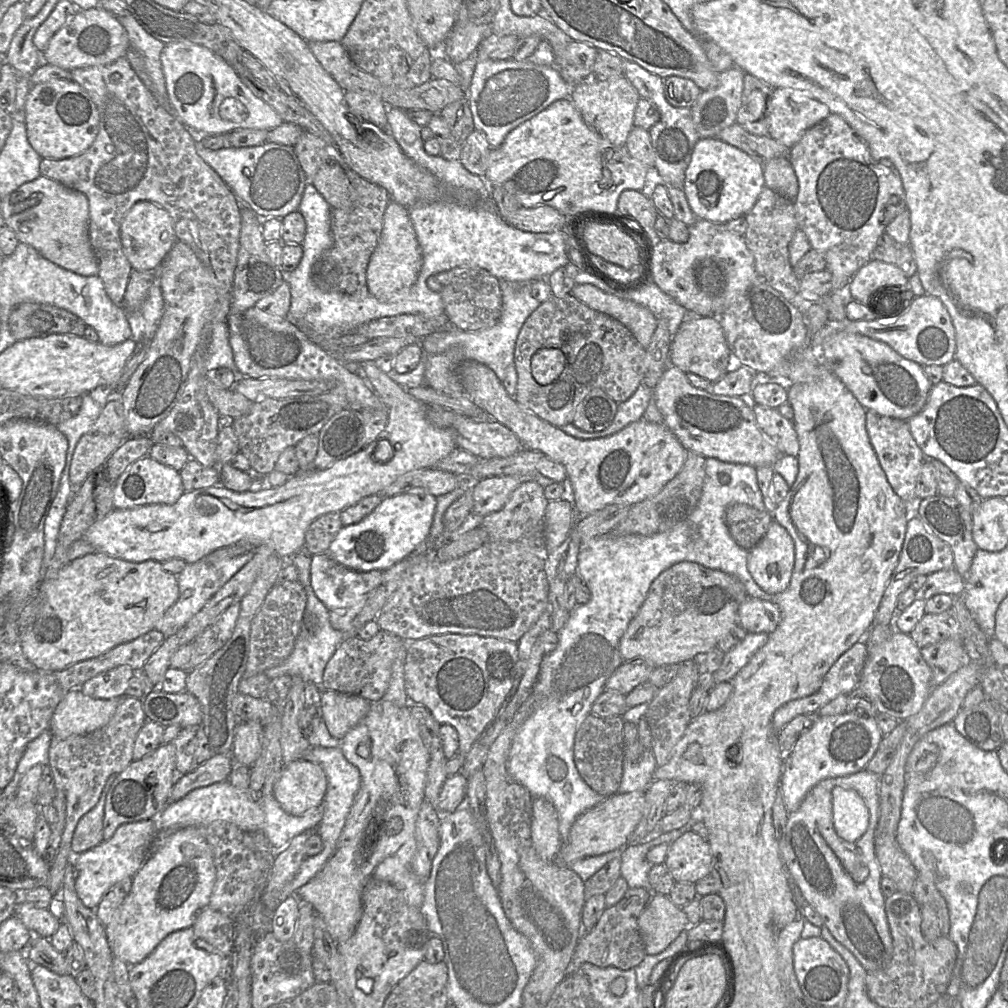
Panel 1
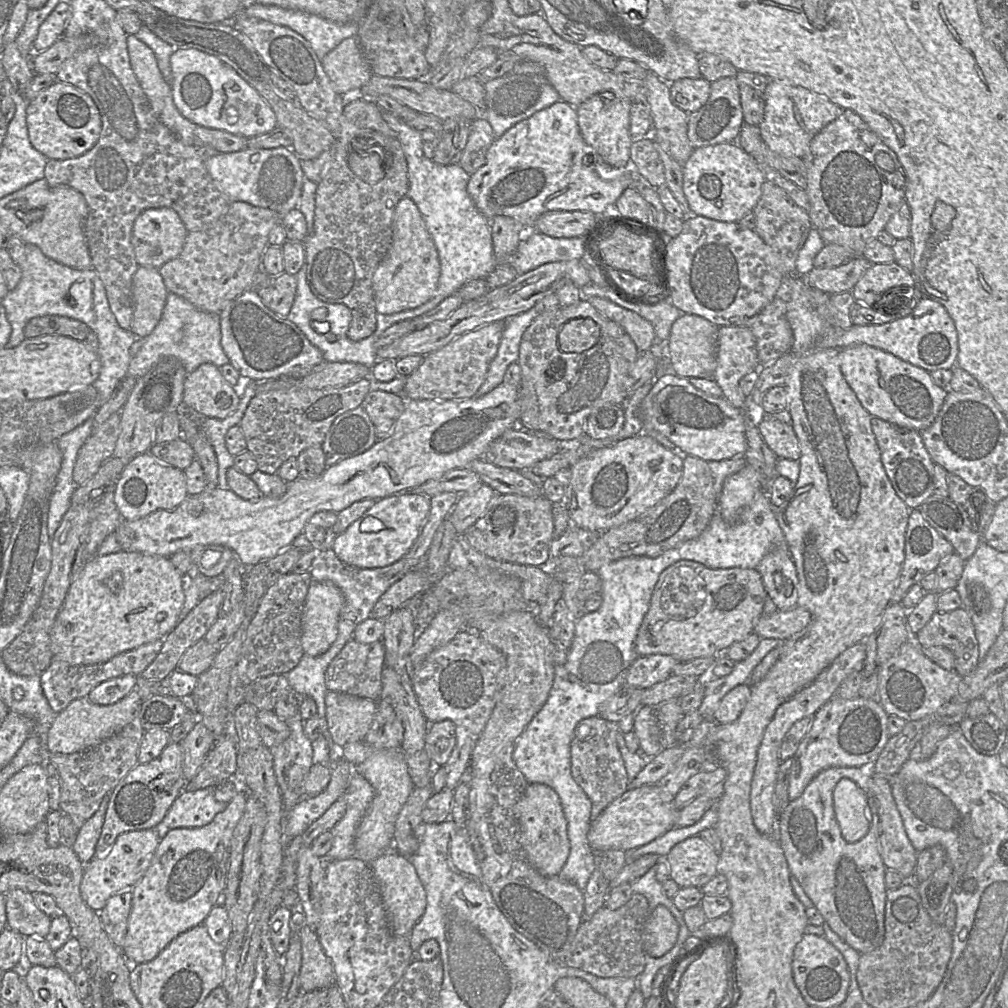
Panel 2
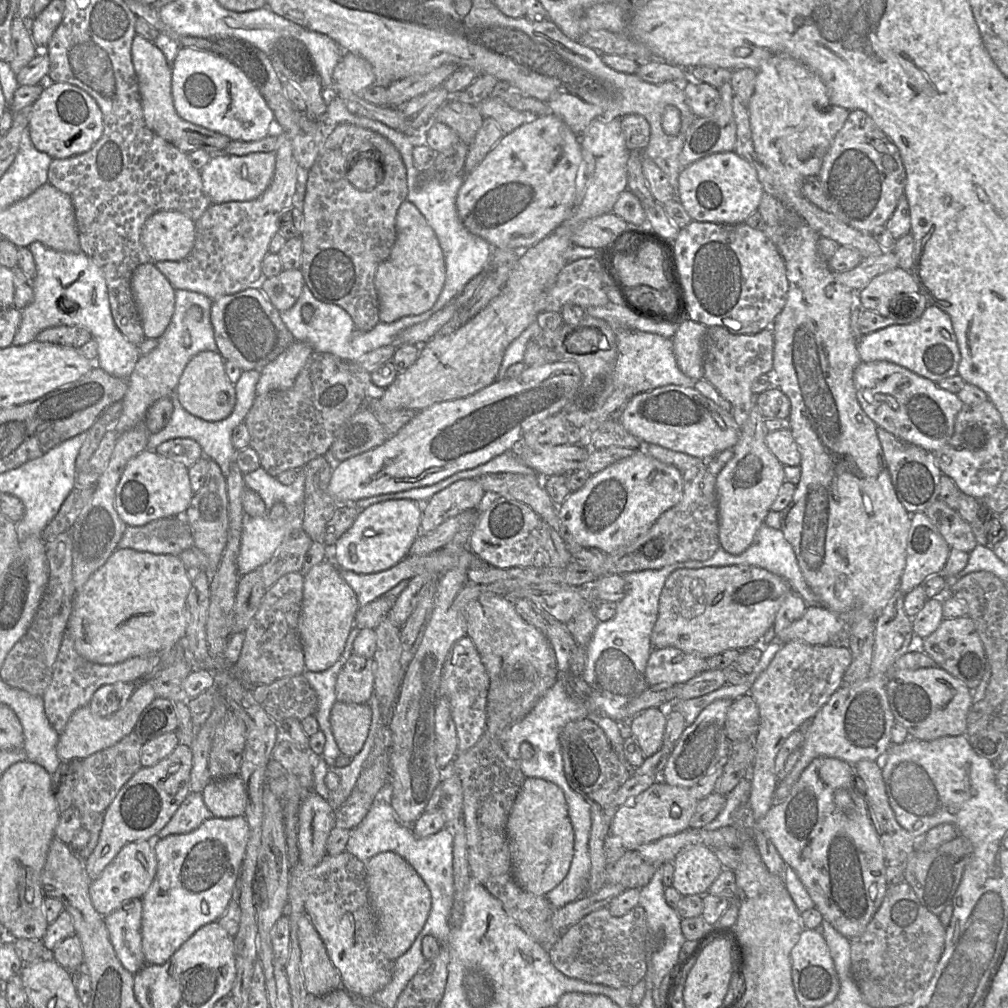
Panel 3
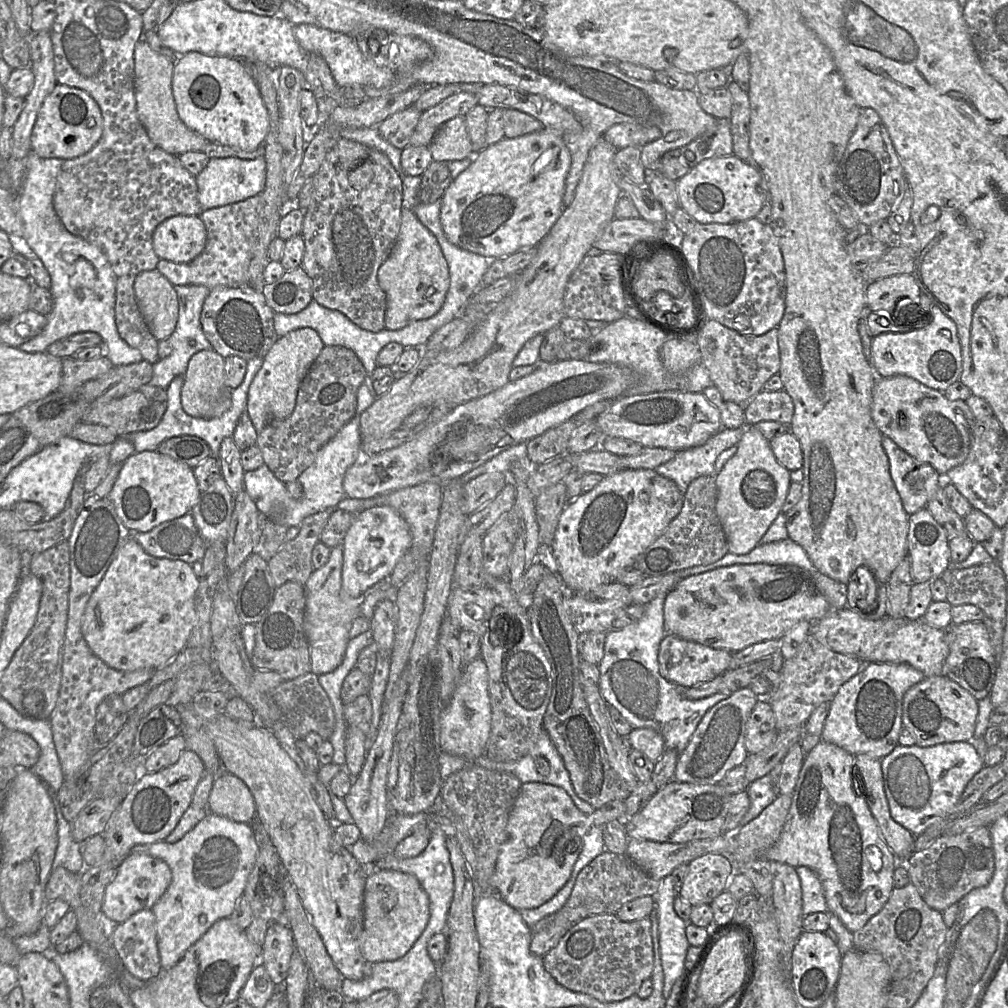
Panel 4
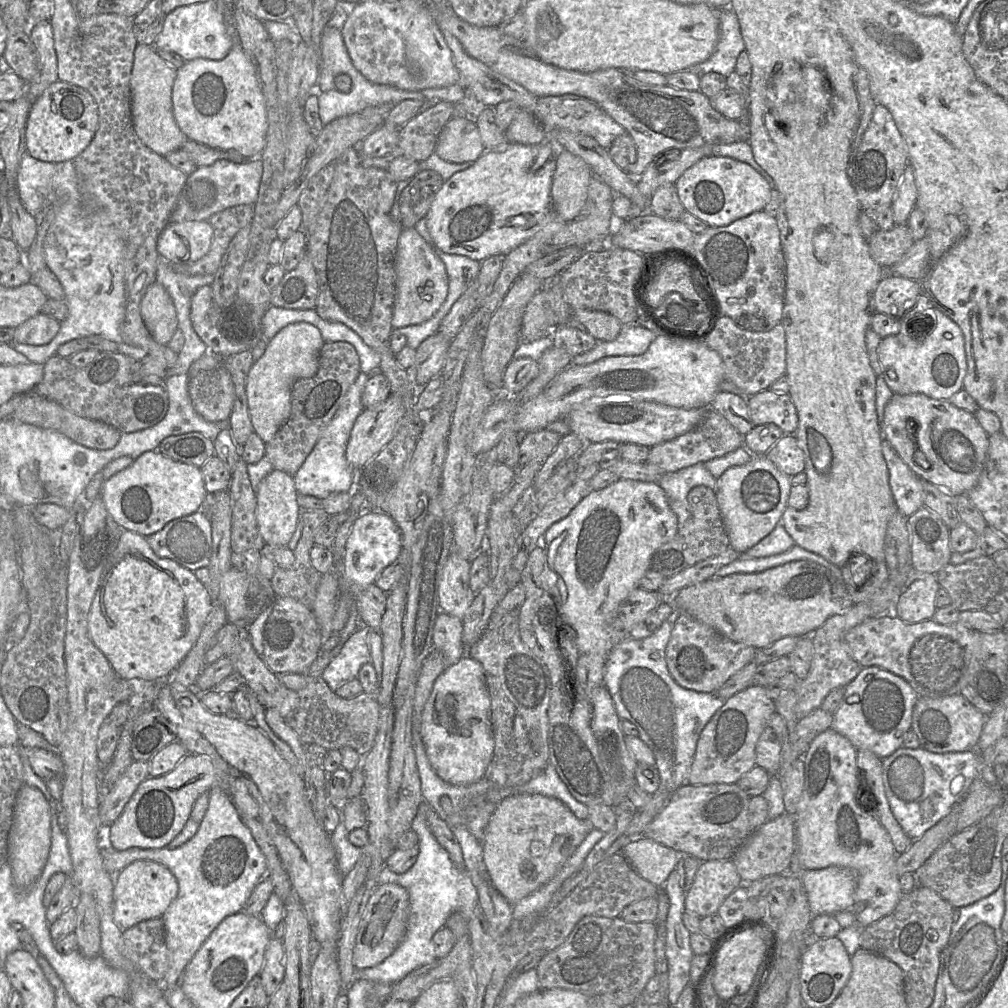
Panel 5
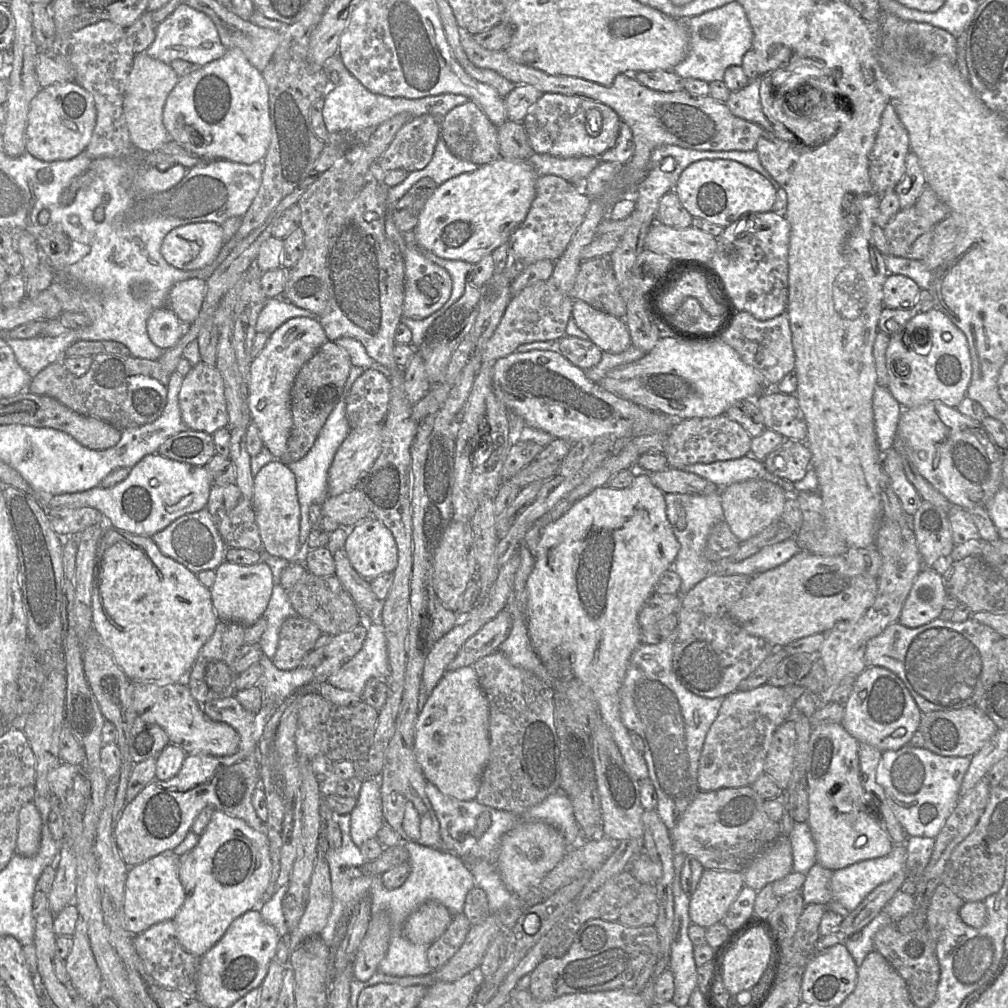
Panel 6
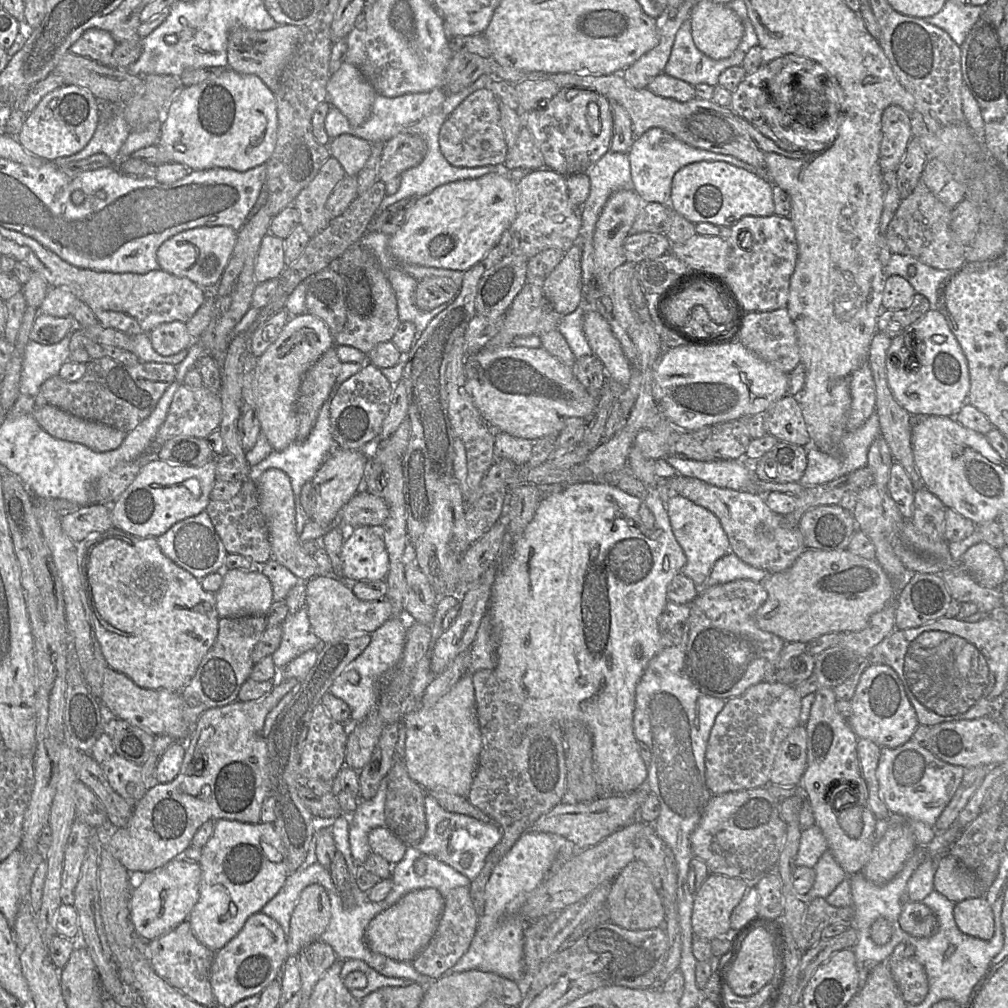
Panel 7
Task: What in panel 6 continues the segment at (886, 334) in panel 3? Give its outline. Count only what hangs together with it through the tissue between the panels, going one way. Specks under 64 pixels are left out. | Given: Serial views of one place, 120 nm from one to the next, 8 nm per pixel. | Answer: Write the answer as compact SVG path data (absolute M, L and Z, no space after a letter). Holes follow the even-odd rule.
M932 307L930 310L917 314L905 324L905 331L900 331L890 336L885 351L887 369L887 389L899 405L904 408L912 408L929 401L939 401L944 405L955 408L966 396L966 390L971 379L971 361L965 335L950 319L940 310ZM911 332L916 332L913 334ZM919 336L919 347L916 352L916 343L911 339Z

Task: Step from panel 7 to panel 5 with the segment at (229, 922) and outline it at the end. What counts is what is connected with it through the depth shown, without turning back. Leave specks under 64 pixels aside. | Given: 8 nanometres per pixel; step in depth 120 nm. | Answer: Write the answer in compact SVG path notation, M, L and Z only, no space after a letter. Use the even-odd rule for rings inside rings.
M213 787L210 790L208 810L200 823L196 834L182 846L169 849L151 848L142 849L132 847L123 851L115 850L108 841L101 841L98 830L98 848L102 863L107 872L117 874L123 868L137 860L151 860L167 867L175 876L178 883L177 897L172 901L164 914L161 916L164 929L165 941L169 951L169 968L162 982L157 983L162 990L180 985L181 976L185 967L206 941L213 930L226 917L241 912L251 895L256 884L267 874L266 858L252 836L250 829L244 823L237 809L233 805L228 787Z

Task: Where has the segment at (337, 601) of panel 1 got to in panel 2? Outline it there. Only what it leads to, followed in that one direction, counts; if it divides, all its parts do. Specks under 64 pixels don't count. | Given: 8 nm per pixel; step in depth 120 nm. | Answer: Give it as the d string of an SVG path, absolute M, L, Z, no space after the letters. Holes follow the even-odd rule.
M331 548L318 552L309 573L313 580L331 582L340 589L344 596L341 617L353 621L357 626L371 617L375 604L393 584L401 580L411 570L415 570L421 564L425 564L425 562L427 564L425 558L418 561L402 557L399 561L385 567L358 568L341 561Z

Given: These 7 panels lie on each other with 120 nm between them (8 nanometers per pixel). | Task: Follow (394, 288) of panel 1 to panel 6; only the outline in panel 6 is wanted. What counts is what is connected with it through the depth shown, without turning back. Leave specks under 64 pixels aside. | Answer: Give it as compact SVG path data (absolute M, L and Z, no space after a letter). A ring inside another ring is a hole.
M406 247L403 252L404 261L404 297L402 316L414 320L421 320L438 309L448 300L452 280L449 273L441 266L423 256L418 247Z

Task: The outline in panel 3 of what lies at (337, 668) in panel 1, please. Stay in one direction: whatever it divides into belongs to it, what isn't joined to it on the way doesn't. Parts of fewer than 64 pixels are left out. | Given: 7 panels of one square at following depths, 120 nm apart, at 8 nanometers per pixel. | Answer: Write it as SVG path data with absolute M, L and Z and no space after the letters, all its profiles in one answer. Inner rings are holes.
M352 653L337 676L335 685L337 701L363 704L368 702L373 693L373 659Z

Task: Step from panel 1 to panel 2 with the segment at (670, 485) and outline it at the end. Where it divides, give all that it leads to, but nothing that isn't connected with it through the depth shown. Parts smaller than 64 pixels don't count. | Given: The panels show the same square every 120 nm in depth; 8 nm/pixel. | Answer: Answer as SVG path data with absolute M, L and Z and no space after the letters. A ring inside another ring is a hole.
M686 455L683 464L682 477L668 495L636 519L601 533L591 548L579 558L585 571L597 572L602 566L626 557L658 557L697 538L706 529L717 511L718 495L714 489L714 478L708 462L701 458Z

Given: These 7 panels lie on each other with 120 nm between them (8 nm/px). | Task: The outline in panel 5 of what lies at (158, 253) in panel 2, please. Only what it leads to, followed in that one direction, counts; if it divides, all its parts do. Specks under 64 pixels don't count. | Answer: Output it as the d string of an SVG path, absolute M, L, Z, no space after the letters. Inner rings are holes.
M208 220L171 223L159 234L157 251L172 264L194 263L208 253L213 232Z

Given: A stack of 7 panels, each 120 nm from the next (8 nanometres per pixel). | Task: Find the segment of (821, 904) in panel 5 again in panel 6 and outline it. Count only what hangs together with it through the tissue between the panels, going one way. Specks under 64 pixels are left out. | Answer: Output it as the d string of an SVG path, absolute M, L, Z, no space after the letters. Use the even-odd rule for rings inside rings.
M905 844L894 845L891 852L881 858L861 861L833 871L830 881L832 899L849 912L854 911L867 895L895 874L906 870L907 849Z

